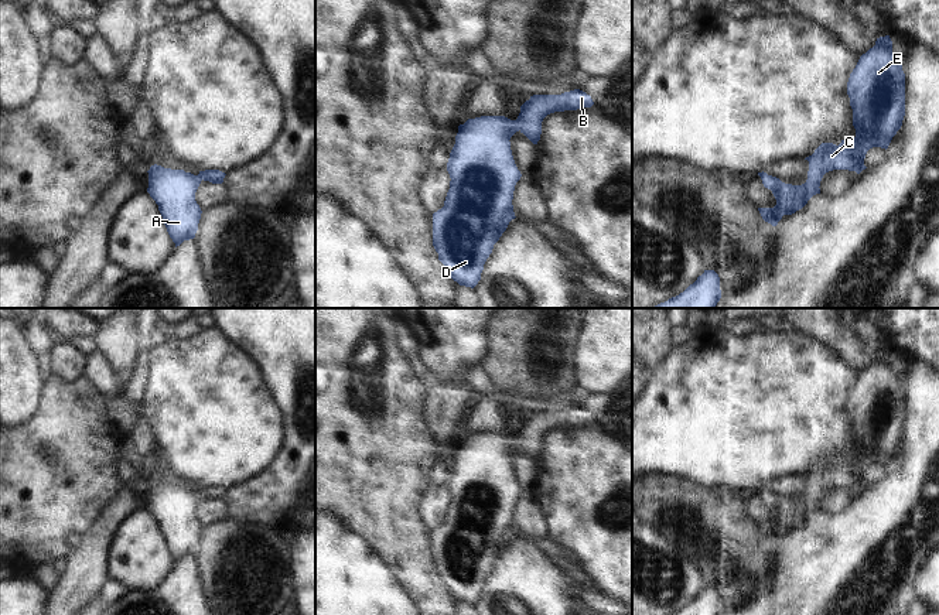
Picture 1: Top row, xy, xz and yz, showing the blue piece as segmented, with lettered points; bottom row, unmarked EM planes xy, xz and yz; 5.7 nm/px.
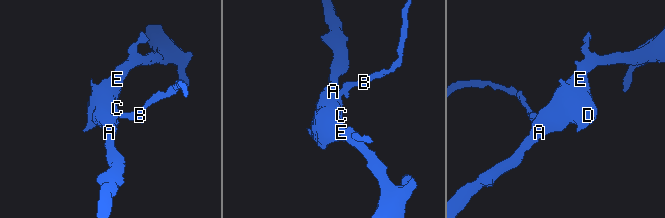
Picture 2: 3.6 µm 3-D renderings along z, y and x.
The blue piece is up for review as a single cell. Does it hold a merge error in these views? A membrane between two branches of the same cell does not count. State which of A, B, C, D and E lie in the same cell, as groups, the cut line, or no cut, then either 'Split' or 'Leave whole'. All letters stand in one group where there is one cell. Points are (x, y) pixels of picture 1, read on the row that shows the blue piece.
Groups: A B C D E. No split. Leave whole.

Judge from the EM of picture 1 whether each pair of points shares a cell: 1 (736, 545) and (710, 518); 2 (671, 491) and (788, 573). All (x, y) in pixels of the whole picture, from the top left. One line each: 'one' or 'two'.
1: one
2: two

